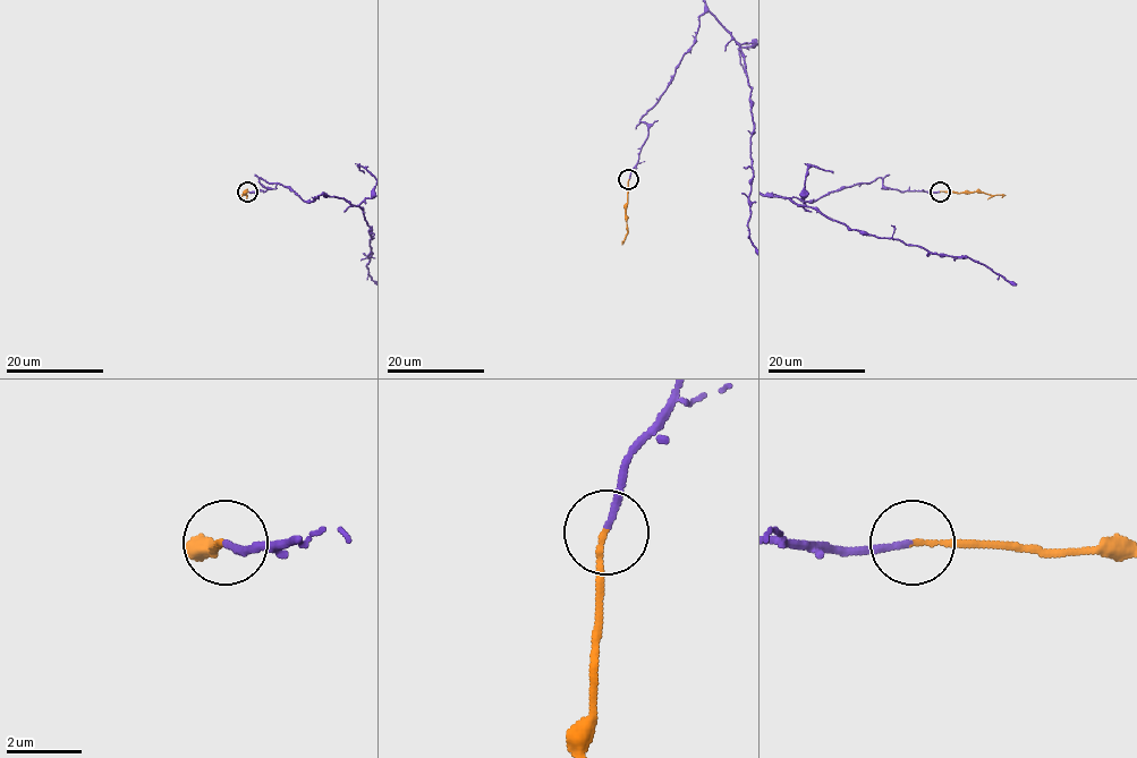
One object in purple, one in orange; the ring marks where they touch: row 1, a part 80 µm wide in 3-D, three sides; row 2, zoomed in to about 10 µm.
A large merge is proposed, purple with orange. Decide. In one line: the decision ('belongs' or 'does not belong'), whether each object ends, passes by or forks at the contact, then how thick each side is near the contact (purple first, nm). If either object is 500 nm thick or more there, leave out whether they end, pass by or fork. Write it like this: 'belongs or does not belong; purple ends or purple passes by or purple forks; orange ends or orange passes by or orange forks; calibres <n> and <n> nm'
belongs; purple ends; orange ends; calibres 150 and 140 nm

